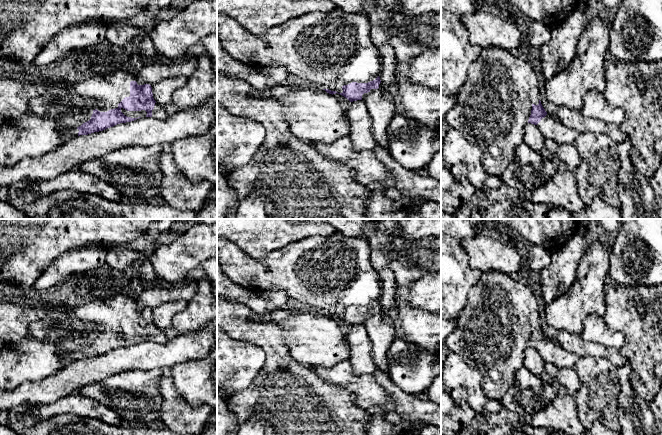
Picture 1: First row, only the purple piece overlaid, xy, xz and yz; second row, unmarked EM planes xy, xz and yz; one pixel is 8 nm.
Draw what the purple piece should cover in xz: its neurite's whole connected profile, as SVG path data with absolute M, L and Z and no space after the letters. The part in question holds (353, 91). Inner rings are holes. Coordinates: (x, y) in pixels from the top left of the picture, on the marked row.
M335 7L329 13L313 12L290 19L261 36L250 33L233 18L218 14L217 38L234 59L252 68L282 66L289 74L329 94L338 93L350 102L363 100L373 123L371 133L378 146L389 152L387 128L391 119L400 112L400 107L396 96L387 92L381 83L381 55L371 40L366 14Z

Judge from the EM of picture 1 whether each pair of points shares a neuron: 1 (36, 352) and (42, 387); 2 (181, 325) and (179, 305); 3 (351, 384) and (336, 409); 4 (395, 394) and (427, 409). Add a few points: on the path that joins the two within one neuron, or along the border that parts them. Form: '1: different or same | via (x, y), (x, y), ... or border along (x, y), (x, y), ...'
1: different | border along (61, 367), (42, 379), (27, 380), (18, 386)
2: different | border along (188, 302), (173, 317), (171, 331)
3: different | border along (325, 381), (345, 388), (362, 408)
4: same | via (403, 401), (411, 409), (419, 409)

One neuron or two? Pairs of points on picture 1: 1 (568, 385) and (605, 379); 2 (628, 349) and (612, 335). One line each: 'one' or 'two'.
1: two
2: two

